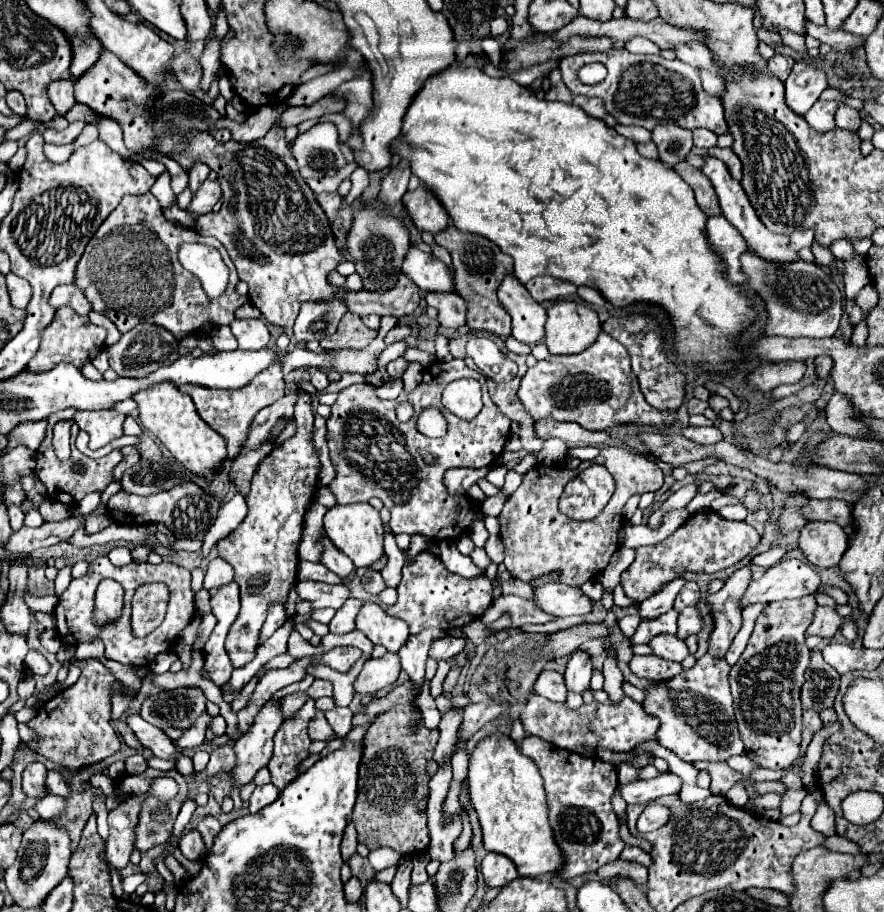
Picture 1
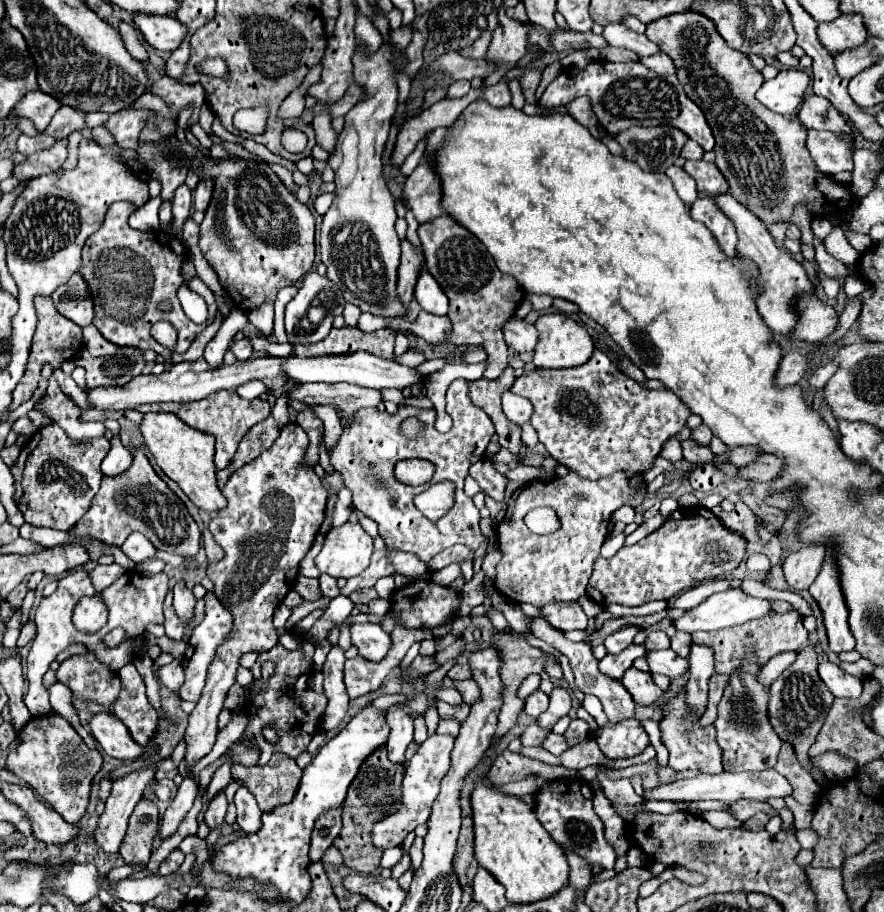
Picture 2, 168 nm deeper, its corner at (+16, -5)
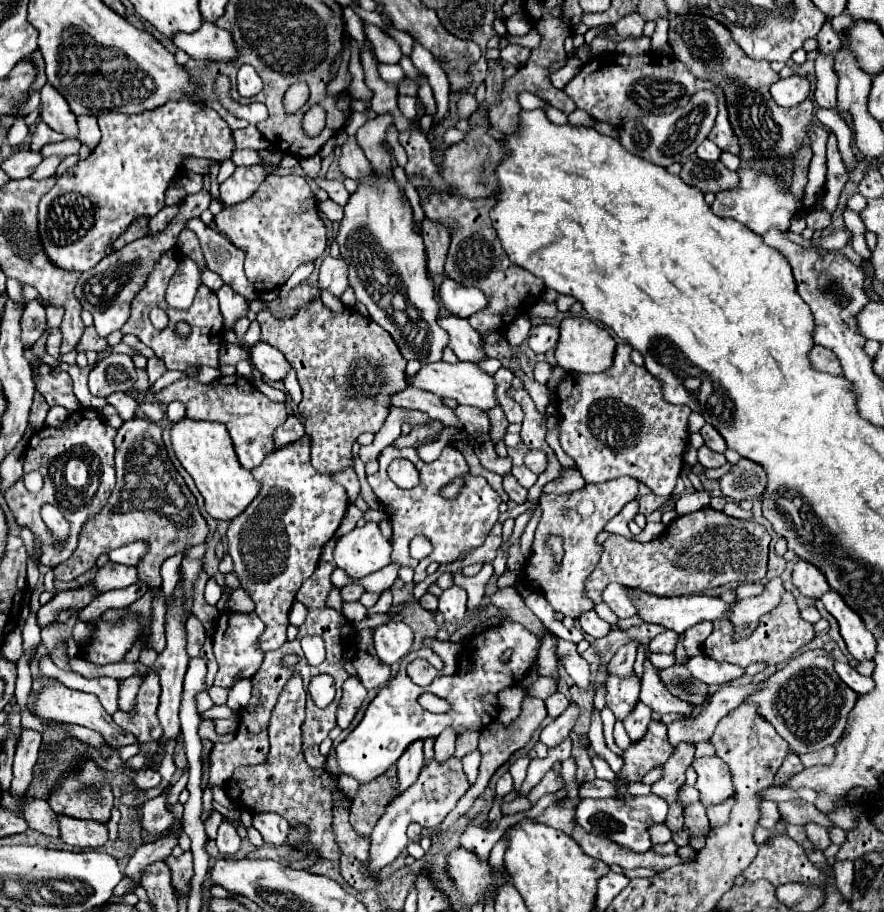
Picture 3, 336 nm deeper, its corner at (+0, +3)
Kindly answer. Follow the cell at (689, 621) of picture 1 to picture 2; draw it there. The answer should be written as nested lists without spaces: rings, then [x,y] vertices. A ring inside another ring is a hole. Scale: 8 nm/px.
[[[654,631],[654,633],[650,633],[646,637],[644,647],[646,647],[648,653],[650,651],[658,651],[658,649],[668,649],[670,647],[670,639],[668,639],[668,635],[664,631]]]

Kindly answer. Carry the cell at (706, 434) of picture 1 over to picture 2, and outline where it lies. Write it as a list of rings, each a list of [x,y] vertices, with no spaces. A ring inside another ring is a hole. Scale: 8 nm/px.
[[[692,439],[684,441],[684,459],[692,465],[710,465],[714,463],[714,455],[710,451],[710,447],[702,447],[698,443],[694,443]]]

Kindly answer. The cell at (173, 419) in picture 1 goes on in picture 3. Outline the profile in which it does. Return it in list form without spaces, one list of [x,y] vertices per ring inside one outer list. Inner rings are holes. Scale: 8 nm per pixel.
[[[188,417],[172,423],[170,427],[170,439],[172,439],[172,449],[182,463],[182,467],[190,473],[194,479],[198,491],[204,497],[206,511],[214,519],[234,519],[240,515],[258,495],[260,483],[254,481],[250,471],[246,471],[240,463],[238,457],[232,449],[230,435],[224,427],[224,423],[204,423],[204,421],[192,421]]]

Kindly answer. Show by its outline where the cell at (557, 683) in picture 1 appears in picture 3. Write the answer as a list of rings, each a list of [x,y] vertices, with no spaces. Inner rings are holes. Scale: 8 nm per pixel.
[[[560,691],[552,693],[552,695],[546,699],[546,709],[548,709],[548,715],[550,715],[552,719],[558,717],[566,707],[568,707],[568,699],[566,699],[564,693],[560,693]]]

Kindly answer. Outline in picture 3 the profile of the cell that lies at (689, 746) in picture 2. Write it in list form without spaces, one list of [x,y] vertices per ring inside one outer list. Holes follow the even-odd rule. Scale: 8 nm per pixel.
[[[698,757],[692,761],[692,767],[698,773],[696,789],[702,793],[704,807],[732,797],[732,775],[720,757]]]

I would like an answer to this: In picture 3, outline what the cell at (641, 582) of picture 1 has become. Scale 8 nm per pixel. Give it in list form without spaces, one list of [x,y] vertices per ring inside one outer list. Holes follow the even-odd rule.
[[[704,507],[700,511],[676,517],[666,531],[650,543],[610,535],[604,541],[604,553],[596,571],[586,581],[586,593],[594,603],[600,603],[602,591],[608,583],[620,583],[624,587],[648,591],[660,597],[702,593],[726,583],[758,583],[766,575],[768,545],[770,535],[764,525],[734,519],[724,511]],[[698,537],[700,549],[696,551]]]

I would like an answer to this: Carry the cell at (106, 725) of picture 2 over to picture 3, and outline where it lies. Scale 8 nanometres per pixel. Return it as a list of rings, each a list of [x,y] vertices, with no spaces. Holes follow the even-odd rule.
[[[54,683],[54,685],[48,685],[48,687],[38,691],[38,701],[34,705],[34,713],[40,715],[40,717],[46,717],[46,719],[56,719],[56,721],[64,721],[64,723],[76,723],[76,725],[82,725],[82,727],[90,727],[90,729],[98,731],[106,739],[106,743],[110,743],[112,747],[132,745],[132,743],[138,741],[132,733],[126,733],[120,725],[114,723],[112,715],[106,713],[106,709],[100,705],[96,695],[68,689],[62,683]]]

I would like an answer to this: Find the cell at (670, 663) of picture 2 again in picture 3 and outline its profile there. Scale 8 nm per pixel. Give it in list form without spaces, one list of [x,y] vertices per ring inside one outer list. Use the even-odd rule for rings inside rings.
[[[696,655],[690,657],[686,661],[688,671],[692,673],[692,677],[710,683],[710,685],[718,685],[718,683],[728,683],[734,679],[740,679],[744,675],[744,669],[738,665],[730,665],[730,663],[718,663],[714,659],[708,659],[706,655]]]

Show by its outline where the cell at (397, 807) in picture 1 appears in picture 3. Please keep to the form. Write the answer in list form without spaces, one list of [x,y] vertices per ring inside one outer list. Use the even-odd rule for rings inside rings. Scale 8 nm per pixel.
[[[390,767],[374,781],[360,785],[356,799],[350,805],[350,825],[358,835],[370,837],[376,821],[384,813],[384,807],[394,799],[396,791],[396,767]]]

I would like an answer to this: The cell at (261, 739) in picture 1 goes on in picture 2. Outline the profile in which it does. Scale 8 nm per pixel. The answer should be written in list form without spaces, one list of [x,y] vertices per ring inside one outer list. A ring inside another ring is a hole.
[[[220,793],[216,795],[210,805],[208,805],[208,811],[206,811],[206,817],[204,817],[204,823],[214,829],[214,827],[220,827],[224,823],[224,815],[226,815],[226,809],[228,809],[228,803],[226,803],[226,795]]]

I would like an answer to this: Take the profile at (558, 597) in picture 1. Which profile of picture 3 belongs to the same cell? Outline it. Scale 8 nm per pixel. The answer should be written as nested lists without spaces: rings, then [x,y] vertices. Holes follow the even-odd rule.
[[[594,609],[582,613],[582,615],[578,617],[578,623],[580,623],[580,627],[582,627],[584,633],[588,633],[590,637],[596,637],[596,639],[608,635],[608,631],[610,631],[610,625],[608,625],[604,619],[600,619]]]

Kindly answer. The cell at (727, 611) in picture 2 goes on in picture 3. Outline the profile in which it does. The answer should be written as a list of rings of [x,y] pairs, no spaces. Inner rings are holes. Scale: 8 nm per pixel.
[[[630,591],[632,597],[636,597],[638,615],[646,623],[658,623],[666,629],[672,629],[676,633],[684,633],[688,627],[700,623],[700,621],[716,621],[716,619],[728,619],[728,611],[732,611],[732,603],[722,601],[716,595],[688,595],[688,597],[656,597],[648,595],[644,591]]]

